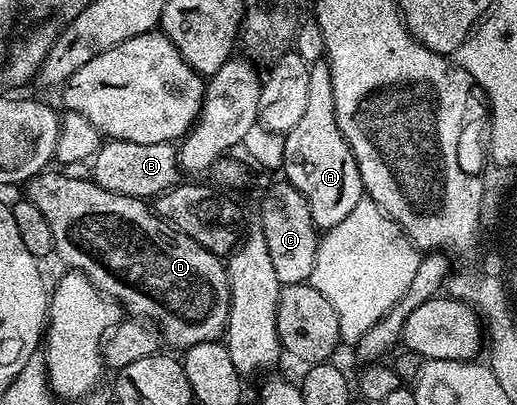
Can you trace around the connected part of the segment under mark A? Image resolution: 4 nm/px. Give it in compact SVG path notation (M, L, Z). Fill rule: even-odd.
M325 61L314 62L308 76L308 105L304 116L283 137L283 164L281 173L308 200L312 220L319 231L325 232L340 224L356 204L363 201L364 191L360 180L360 168L352 156L352 148L344 140L336 124L336 112L332 100L330 68Z

